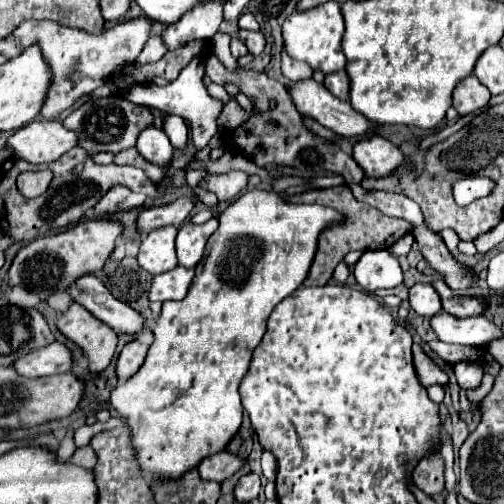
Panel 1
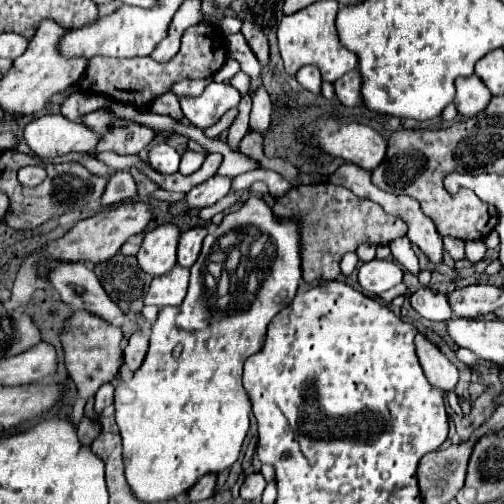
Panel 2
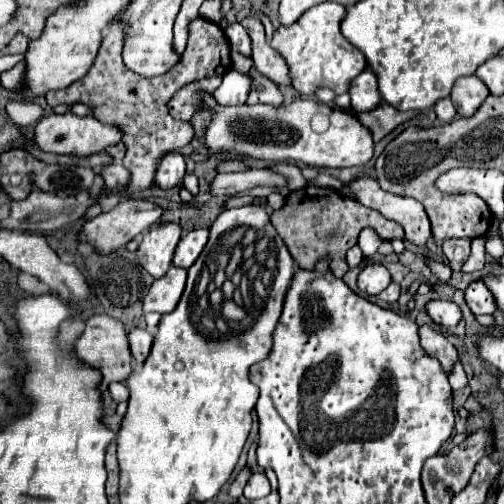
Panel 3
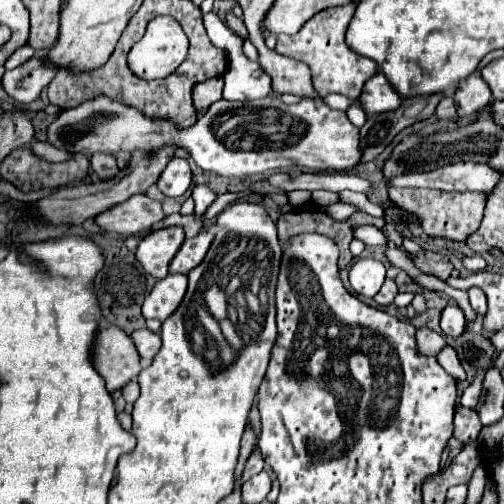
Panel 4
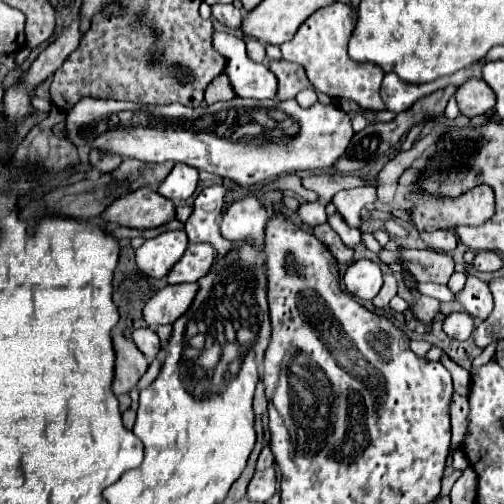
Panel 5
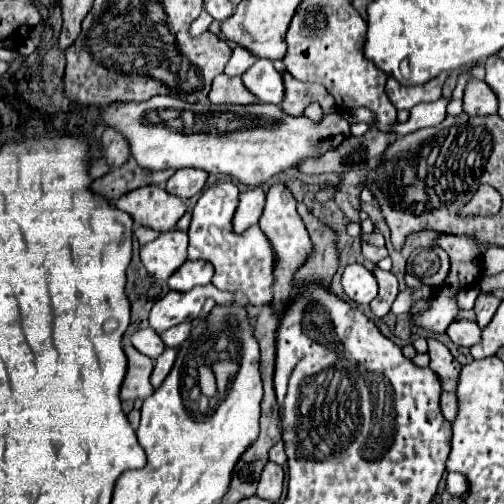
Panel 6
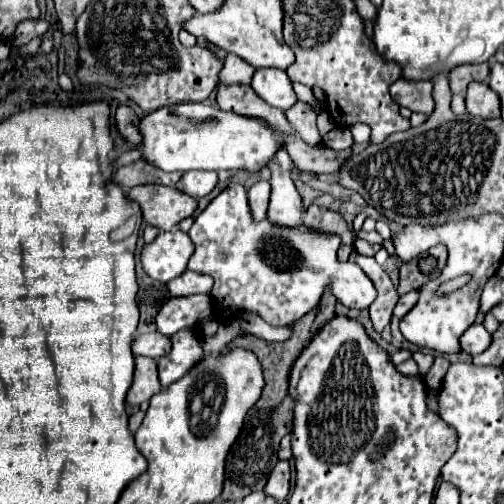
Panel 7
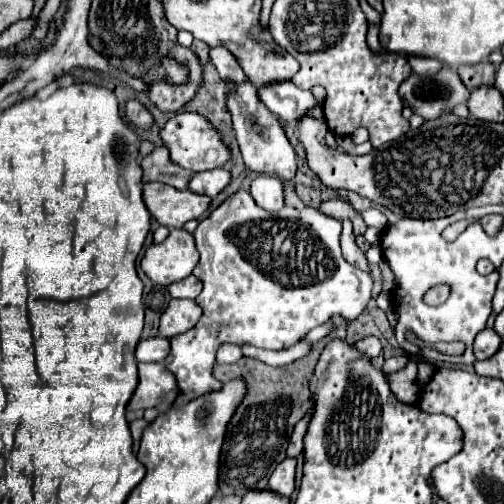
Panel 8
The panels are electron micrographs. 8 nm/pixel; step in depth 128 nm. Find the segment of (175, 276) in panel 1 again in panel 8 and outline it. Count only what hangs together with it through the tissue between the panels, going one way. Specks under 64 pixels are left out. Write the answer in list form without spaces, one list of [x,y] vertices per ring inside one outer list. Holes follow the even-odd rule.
[[[172,300],[160,318],[160,336],[174,338],[196,326],[202,310],[194,300]]]

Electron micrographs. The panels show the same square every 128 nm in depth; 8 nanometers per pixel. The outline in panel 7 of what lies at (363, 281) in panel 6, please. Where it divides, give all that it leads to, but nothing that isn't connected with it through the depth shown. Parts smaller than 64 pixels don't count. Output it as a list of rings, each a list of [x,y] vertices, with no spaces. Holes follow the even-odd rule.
[[[230,184],[222,190],[194,220],[188,234],[196,246],[188,268],[208,274],[214,280],[210,296],[214,300],[216,316],[250,312],[258,314],[270,326],[292,326],[314,310],[326,290],[346,308],[358,310],[366,310],[376,298],[376,288],[362,268],[354,262],[338,260],[337,251],[341,244],[338,235],[318,233],[304,224],[300,228],[280,228],[270,220],[252,220],[246,188],[240,184]],[[266,242],[290,246],[298,252],[300,264],[290,270],[268,266],[264,260]]]

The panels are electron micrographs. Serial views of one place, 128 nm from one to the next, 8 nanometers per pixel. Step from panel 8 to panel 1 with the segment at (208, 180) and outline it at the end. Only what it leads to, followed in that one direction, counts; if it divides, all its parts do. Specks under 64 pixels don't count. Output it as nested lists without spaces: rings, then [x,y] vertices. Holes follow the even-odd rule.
[[[150,126],[140,134],[136,148],[148,162],[152,162],[156,166],[170,166],[170,162],[172,162],[174,148],[172,148],[168,136],[156,126]]]

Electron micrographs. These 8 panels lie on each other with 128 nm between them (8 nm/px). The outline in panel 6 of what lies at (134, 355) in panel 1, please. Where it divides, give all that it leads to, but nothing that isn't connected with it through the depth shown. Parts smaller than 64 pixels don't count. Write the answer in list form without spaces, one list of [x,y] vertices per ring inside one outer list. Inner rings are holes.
[[[146,328],[146,330],[138,330],[134,336],[132,336],[132,344],[138,352],[146,354],[148,358],[156,360],[162,352],[164,352],[164,342],[162,338],[152,330],[152,328]]]

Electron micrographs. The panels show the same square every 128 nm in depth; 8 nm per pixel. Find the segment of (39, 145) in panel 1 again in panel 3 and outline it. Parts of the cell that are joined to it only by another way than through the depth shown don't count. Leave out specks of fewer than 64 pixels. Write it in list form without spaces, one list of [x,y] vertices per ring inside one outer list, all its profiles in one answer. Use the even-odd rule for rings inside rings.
[[[72,112],[66,114],[50,114],[44,116],[36,126],[34,142],[40,144],[40,150],[44,152],[56,152],[56,154],[74,154],[74,156],[90,156],[106,150],[108,146],[120,144],[124,132],[116,128],[114,124],[104,124],[96,120],[94,116],[76,116]]]

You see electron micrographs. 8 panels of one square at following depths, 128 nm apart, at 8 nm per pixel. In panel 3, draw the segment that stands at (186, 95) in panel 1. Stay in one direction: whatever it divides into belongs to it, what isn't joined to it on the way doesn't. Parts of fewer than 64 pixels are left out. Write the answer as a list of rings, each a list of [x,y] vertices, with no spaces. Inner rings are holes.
[[[228,70],[224,74],[224,80],[220,88],[214,92],[214,98],[218,104],[244,104],[248,94],[252,90],[252,76],[242,74],[238,70]]]

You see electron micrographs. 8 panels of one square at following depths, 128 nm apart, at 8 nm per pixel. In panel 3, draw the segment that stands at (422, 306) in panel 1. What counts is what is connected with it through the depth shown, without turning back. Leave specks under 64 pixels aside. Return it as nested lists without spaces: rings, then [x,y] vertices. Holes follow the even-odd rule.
[[[432,300],[426,304],[426,310],[438,326],[452,328],[462,320],[462,310],[452,300]]]

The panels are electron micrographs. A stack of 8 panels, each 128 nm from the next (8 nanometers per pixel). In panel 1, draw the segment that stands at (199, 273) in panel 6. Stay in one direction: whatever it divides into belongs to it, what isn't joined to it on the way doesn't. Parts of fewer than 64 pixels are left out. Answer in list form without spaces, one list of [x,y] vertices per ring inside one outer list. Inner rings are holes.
[[[212,218],[206,224],[192,224],[186,222],[178,230],[176,238],[176,252],[178,252],[178,264],[184,268],[194,268],[202,256],[204,256],[204,246],[208,238],[216,232],[218,220]]]

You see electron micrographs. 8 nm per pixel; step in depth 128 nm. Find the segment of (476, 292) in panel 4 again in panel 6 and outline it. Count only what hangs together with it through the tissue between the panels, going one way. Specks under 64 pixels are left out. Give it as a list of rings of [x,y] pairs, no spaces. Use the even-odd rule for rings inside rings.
[[[482,292],[480,294],[480,298],[476,302],[476,308],[474,308],[476,322],[478,322],[480,328],[486,328],[490,324],[490,320],[496,314],[498,306],[500,306],[500,300],[494,294],[488,294],[488,292]]]

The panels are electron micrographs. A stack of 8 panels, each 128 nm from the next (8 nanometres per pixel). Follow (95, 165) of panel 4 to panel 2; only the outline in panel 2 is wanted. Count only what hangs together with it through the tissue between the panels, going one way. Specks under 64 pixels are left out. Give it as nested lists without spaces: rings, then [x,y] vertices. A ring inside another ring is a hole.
[[[118,170],[110,176],[104,196],[102,196],[102,206],[114,206],[124,200],[130,200],[136,196],[136,184],[134,178],[128,170]]]

